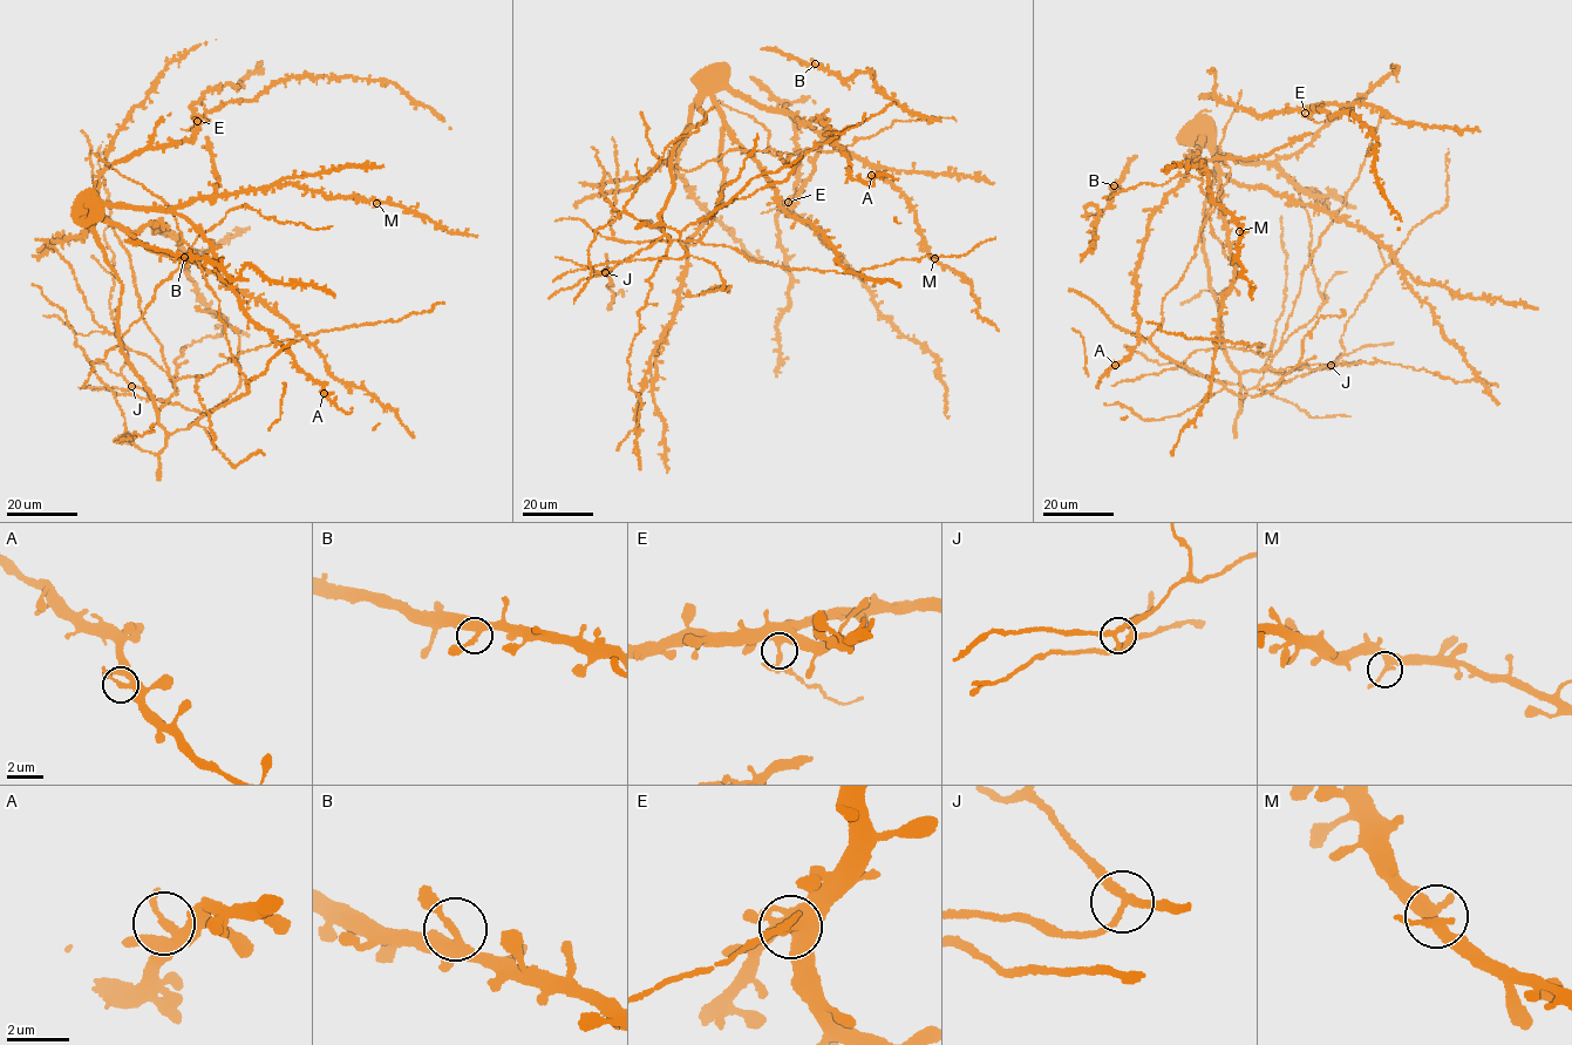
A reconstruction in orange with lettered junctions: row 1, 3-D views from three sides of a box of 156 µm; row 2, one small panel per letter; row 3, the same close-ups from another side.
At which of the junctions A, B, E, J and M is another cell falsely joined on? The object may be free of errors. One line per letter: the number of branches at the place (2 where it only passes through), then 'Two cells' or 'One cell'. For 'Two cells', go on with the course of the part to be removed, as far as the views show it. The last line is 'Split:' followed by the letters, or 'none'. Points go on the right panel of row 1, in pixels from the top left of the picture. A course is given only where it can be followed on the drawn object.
A: Branches: 3. One cell
B: Branches: 3. One cell
E: Branches: 3. Two cells. Course of the part to remove: (1305, 113), (1318, 123), (1324, 121)
J: Branches: 3. One cell
M: Branches: 3. One cell
Split: E

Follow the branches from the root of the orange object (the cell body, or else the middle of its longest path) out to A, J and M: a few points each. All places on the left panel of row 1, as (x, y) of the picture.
A: (118, 314), (121, 280), (94, 215), (103, 205), (182, 215), (202, 230), (245, 312), (324, 393)
J: (118, 314), (121, 352), (150, 392), (158, 414), (168, 400), (155, 399), (144, 388), (131, 386)
M: (118, 314), (121, 280), (93, 226), (94, 215), (103, 205), (170, 210), (197, 199), (291, 184), (376, 203)

